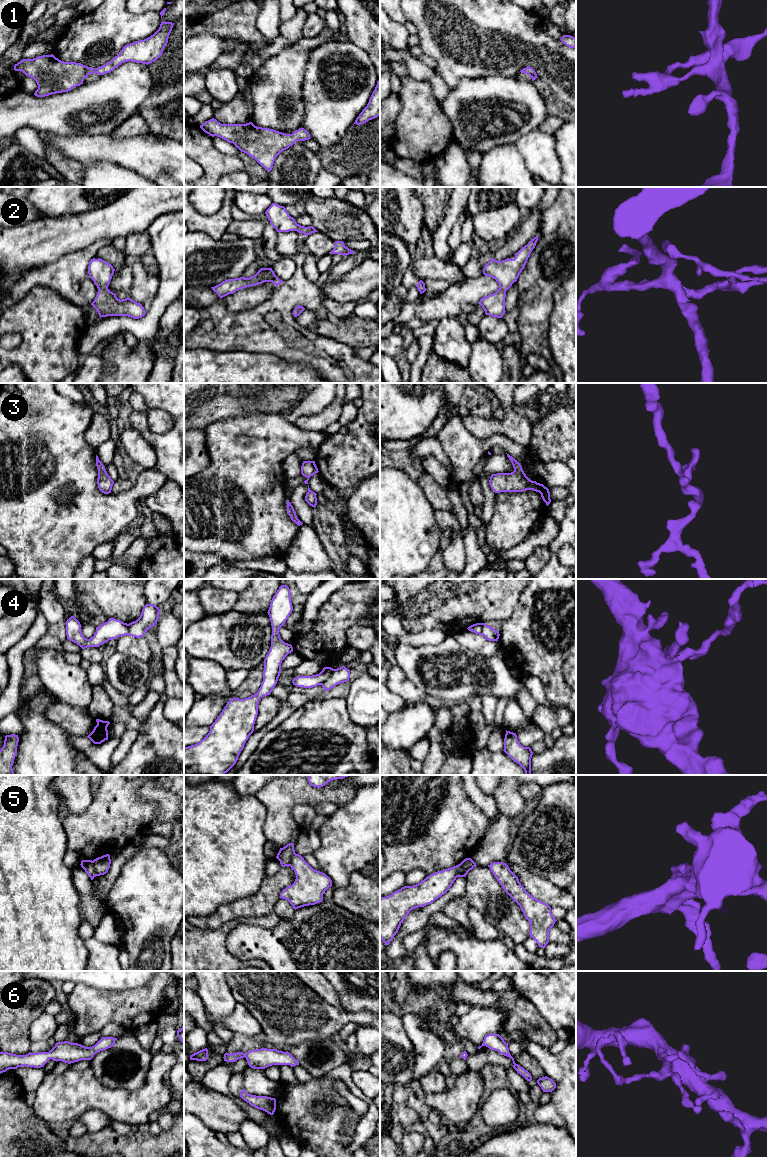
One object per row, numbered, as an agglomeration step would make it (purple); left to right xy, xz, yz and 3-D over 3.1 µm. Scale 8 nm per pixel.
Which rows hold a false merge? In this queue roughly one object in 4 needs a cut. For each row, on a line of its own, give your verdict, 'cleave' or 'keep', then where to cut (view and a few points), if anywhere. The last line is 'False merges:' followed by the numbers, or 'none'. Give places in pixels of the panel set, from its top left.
1: keep | no cut
2: keep | no cut
3: keep | no cut
4: cleave | xz (333, 669), (332, 673), (321, 684)
5: cleave | xy (92, 861), (97, 875)
6: keep | no cut
False merges: 4, 5

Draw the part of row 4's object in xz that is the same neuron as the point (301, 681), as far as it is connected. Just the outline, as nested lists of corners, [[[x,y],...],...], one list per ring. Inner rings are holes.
[[[324,667],[323,670],[316,675],[312,676],[298,676],[292,680],[293,685],[303,688],[312,688],[322,685],[332,674],[333,668]]]

